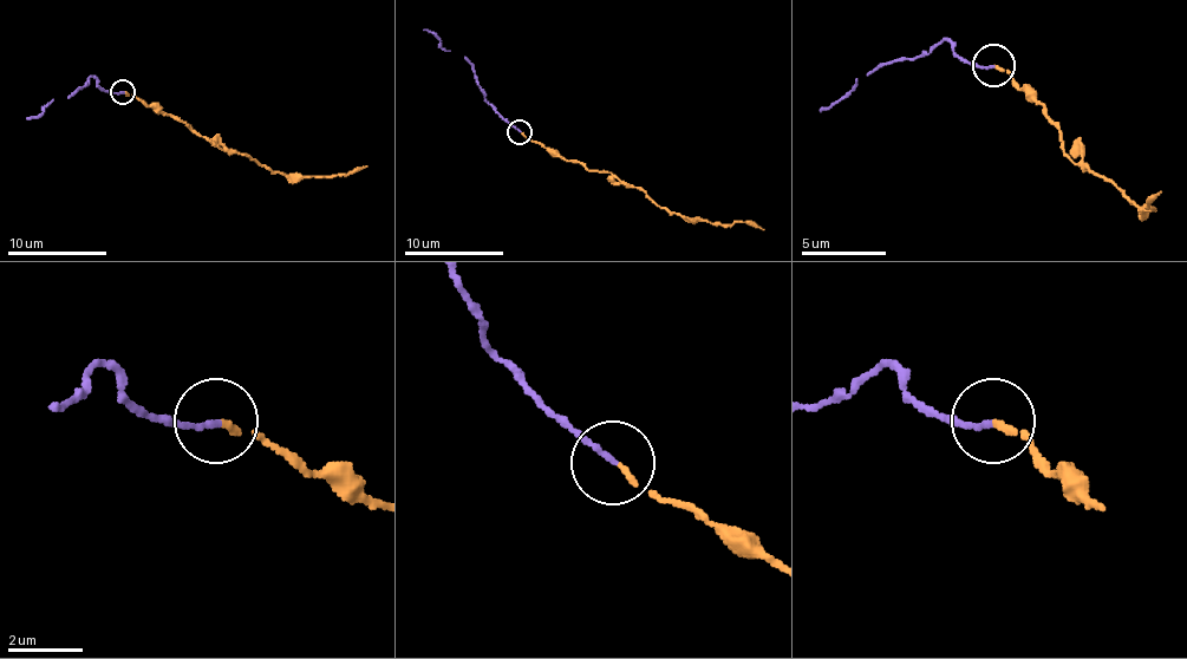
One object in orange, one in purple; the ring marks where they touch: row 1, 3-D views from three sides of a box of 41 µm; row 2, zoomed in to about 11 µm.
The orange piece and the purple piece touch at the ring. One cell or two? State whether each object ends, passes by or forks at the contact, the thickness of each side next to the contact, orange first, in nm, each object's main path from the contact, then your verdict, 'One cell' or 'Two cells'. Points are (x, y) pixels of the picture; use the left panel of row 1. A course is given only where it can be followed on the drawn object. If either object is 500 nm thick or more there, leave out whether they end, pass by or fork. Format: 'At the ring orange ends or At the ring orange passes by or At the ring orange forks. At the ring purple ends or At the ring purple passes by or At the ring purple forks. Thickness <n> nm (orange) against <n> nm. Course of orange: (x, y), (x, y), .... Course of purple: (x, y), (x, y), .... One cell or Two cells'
At the ring orange ends. At the ring purple ends. Thickness 150 nm (orange) against 150 nm. Course of orange: (124, 92), (156, 104), (223, 149), (248, 155), (261, 167), (288, 176), (352, 174), (367, 167). Course of purple: (122, 92), (106, 92), (92, 77), (67, 97), (50, 102), (27, 119). One cell

